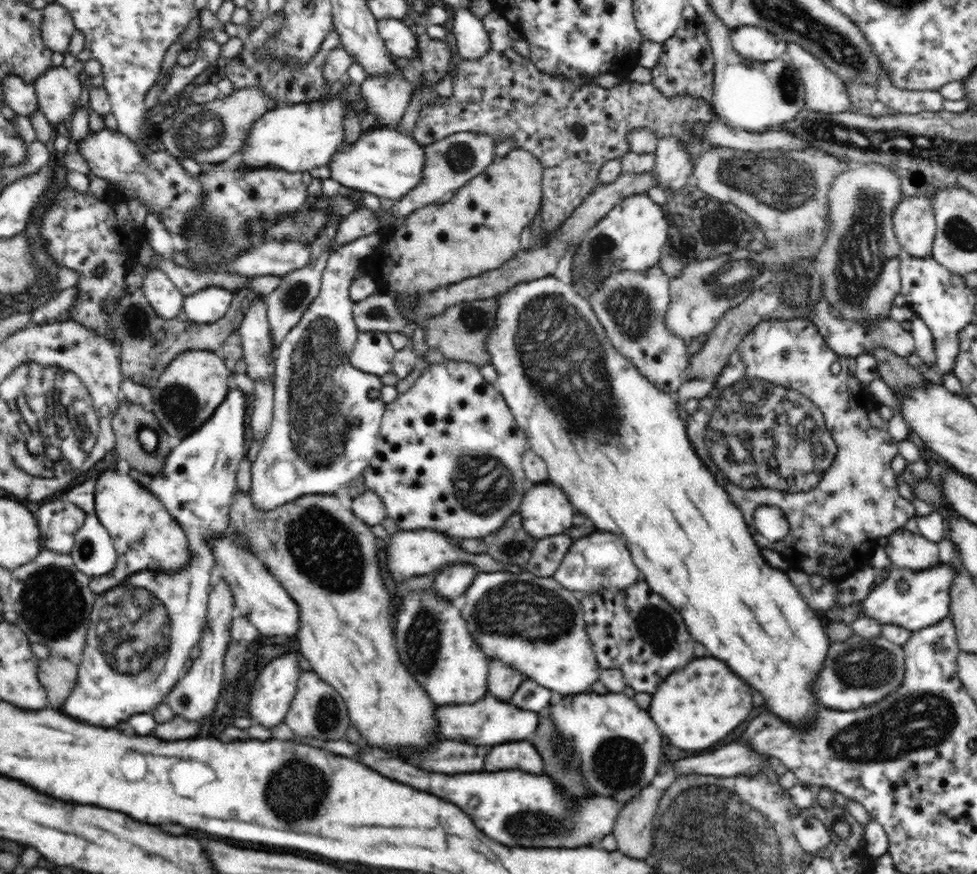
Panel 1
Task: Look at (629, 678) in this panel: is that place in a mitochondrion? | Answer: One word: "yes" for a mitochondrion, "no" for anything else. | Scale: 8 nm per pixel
no

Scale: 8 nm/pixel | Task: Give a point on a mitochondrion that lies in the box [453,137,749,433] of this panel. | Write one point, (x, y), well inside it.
(630, 306)

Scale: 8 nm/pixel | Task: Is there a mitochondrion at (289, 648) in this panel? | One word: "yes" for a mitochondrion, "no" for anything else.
no

